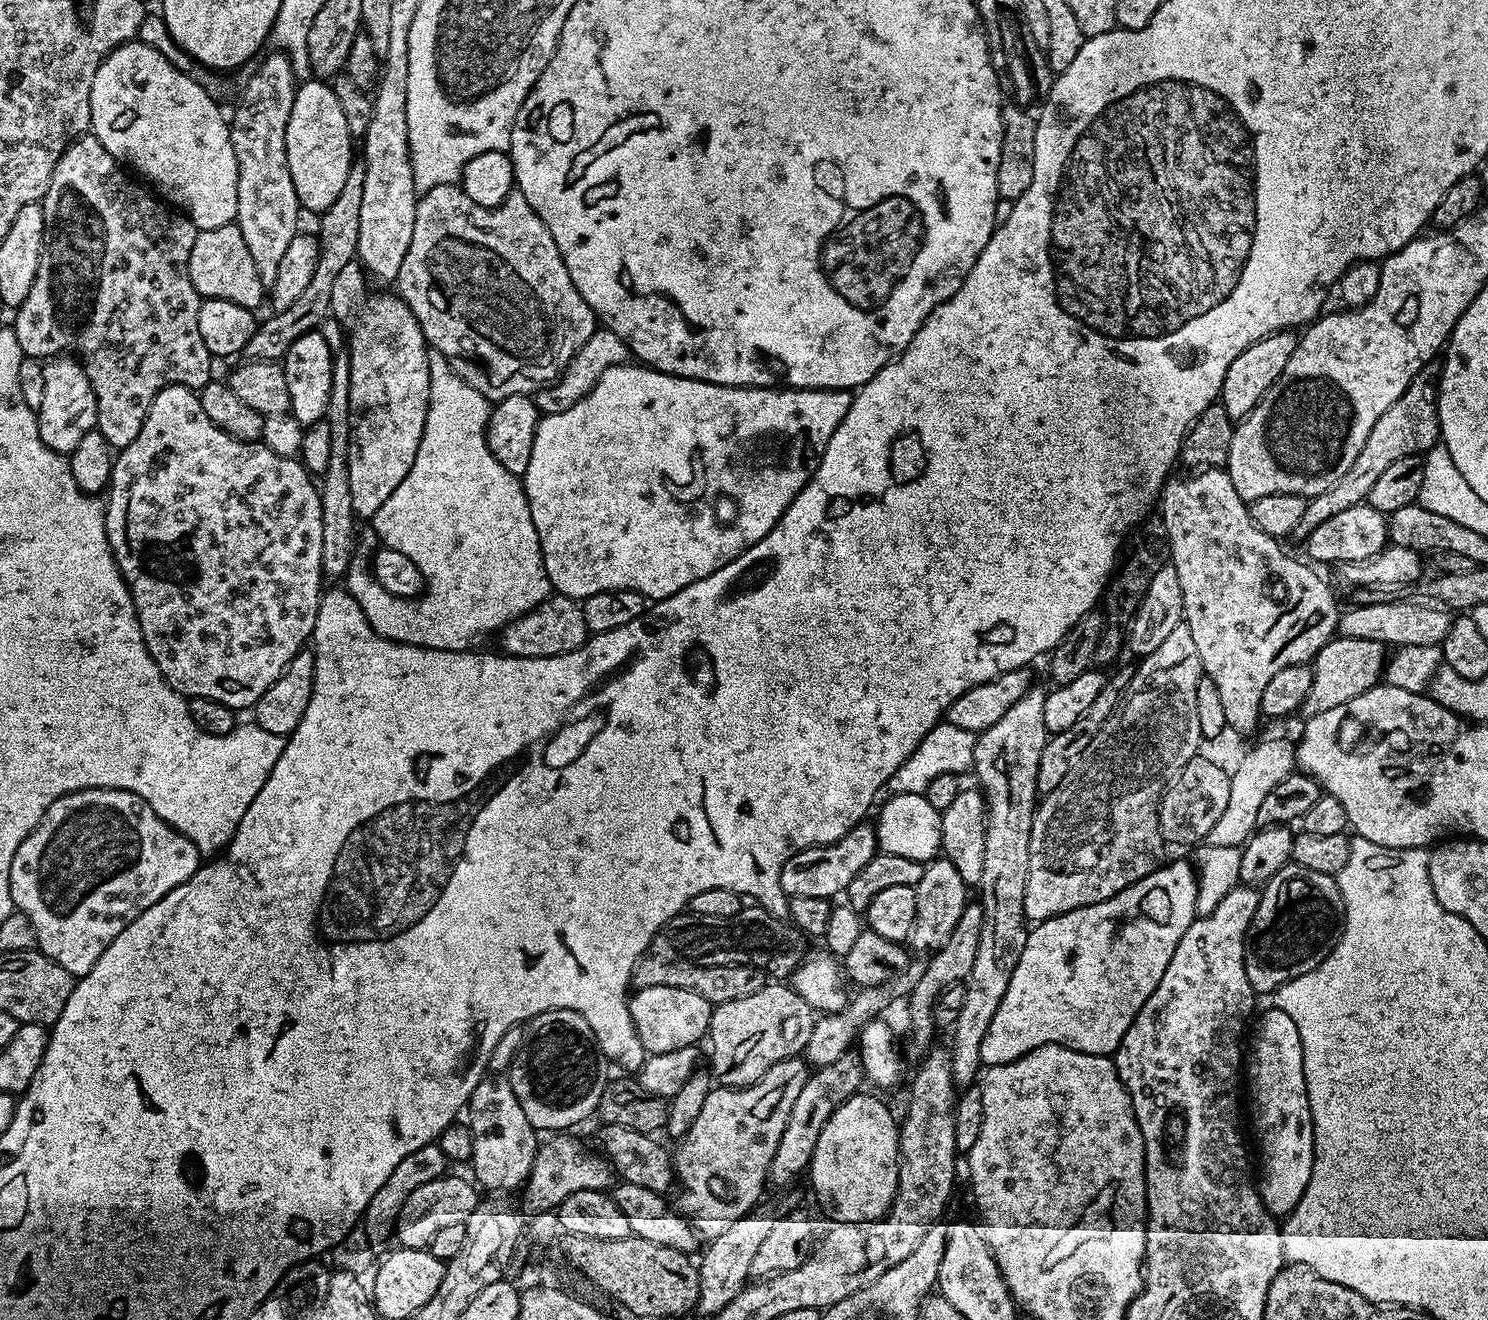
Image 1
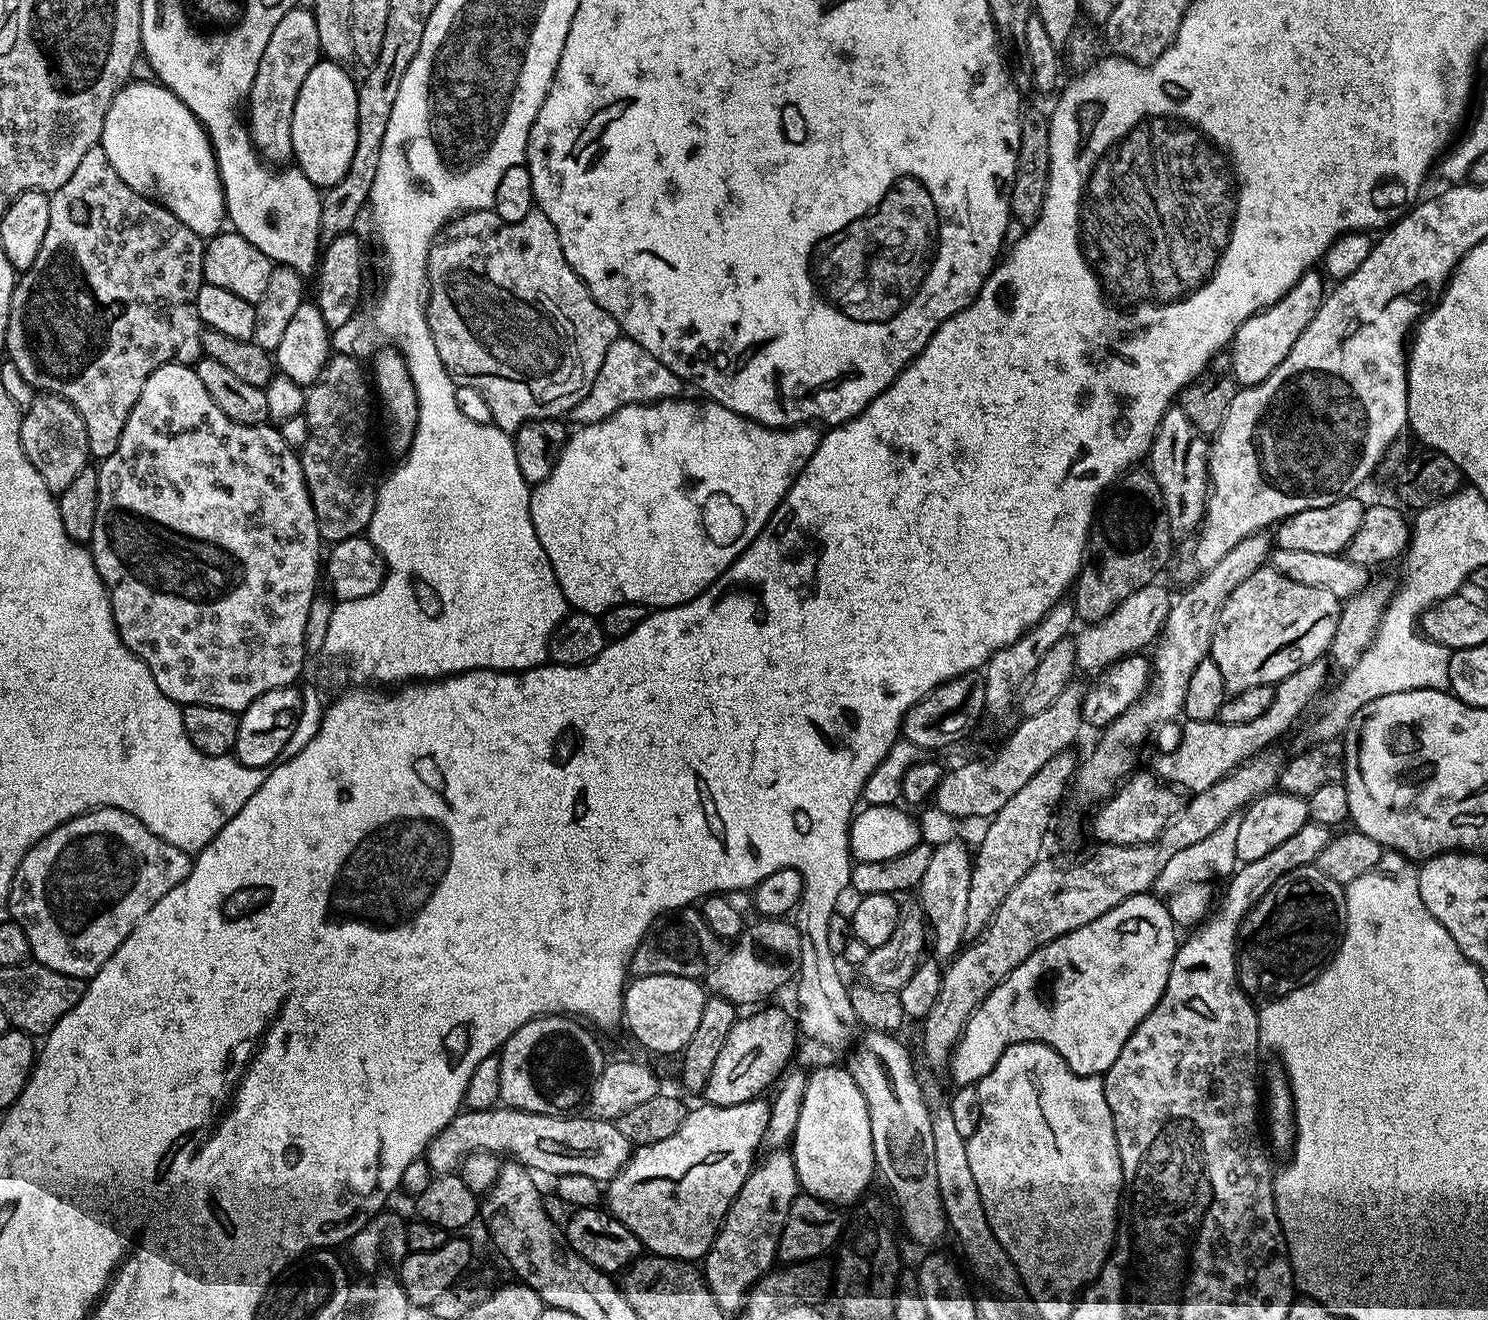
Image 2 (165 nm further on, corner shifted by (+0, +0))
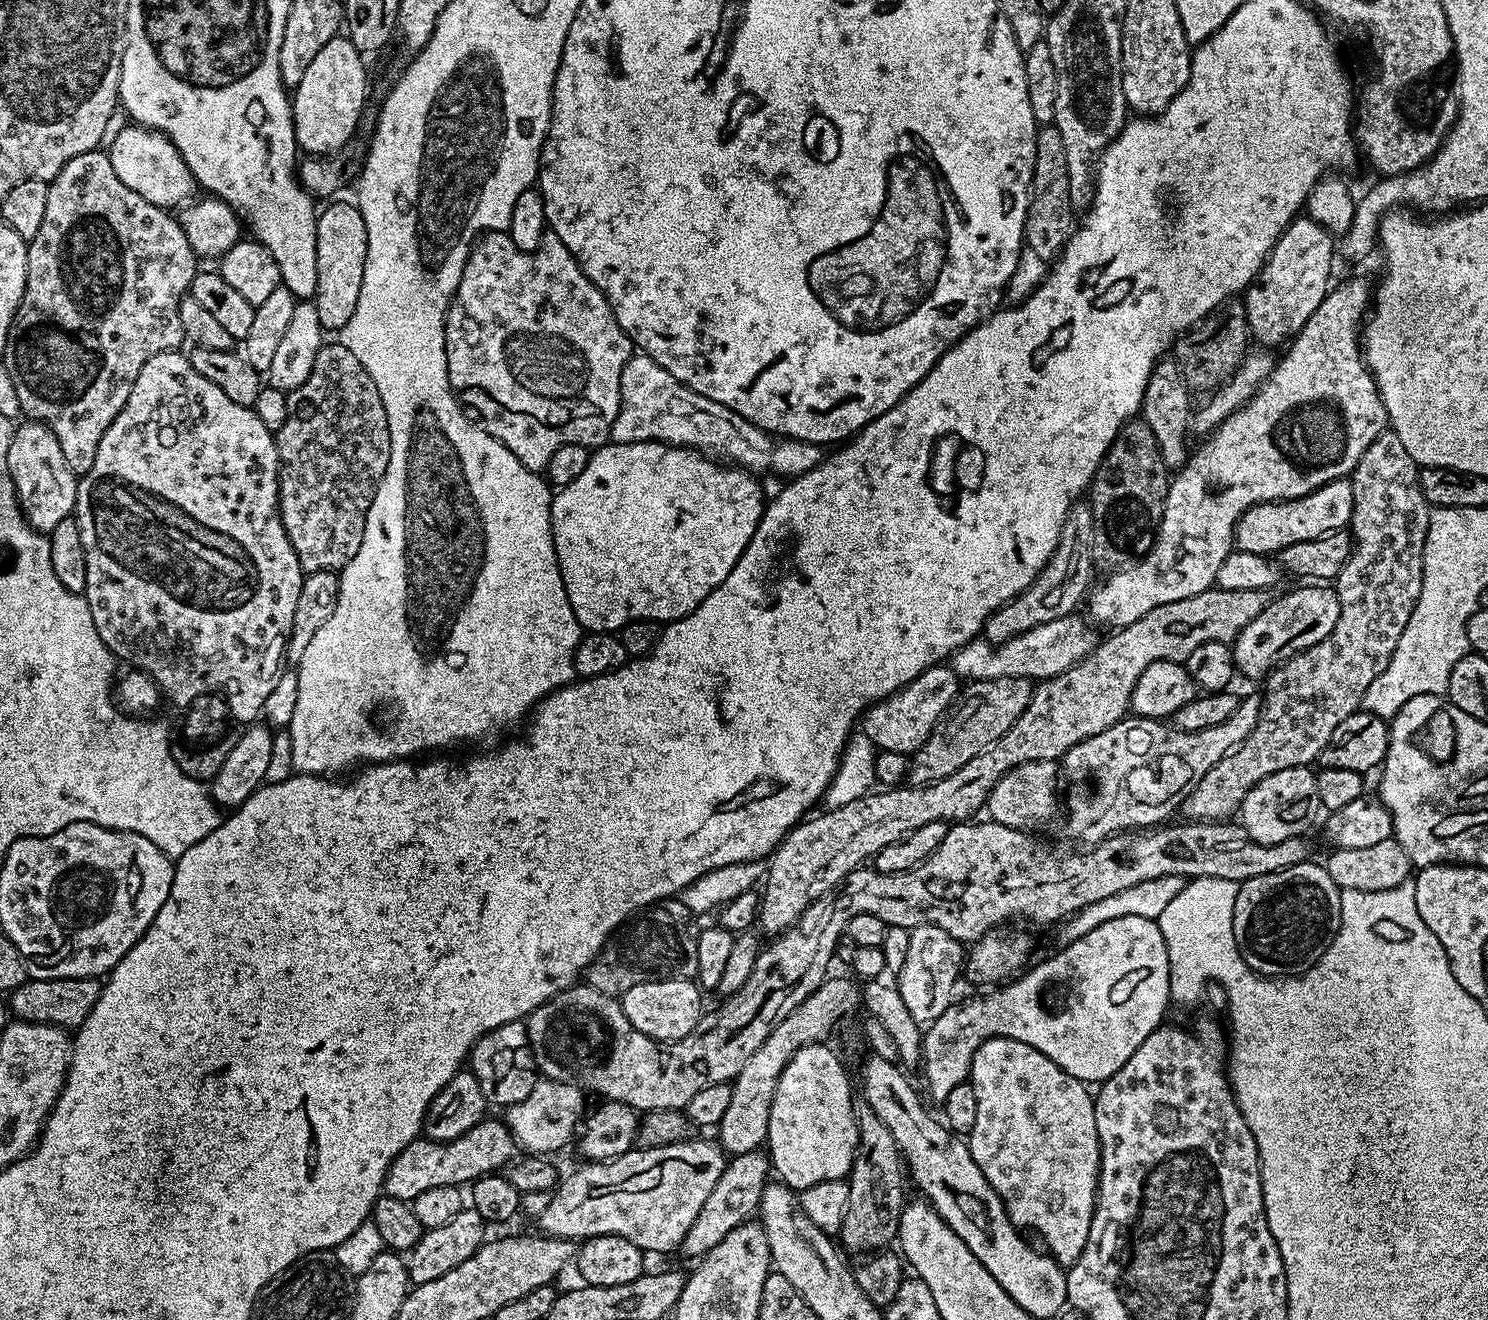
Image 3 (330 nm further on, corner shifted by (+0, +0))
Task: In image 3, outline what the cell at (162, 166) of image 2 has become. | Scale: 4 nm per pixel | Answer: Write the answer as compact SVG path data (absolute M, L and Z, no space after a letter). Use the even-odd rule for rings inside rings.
M127 126L107 153L114 166L114 174L118 174L134 194L142 194L142 198L146 198L146 202L154 202L154 206L176 210L197 195L198 185L191 170L163 132L154 132L143 126Z

